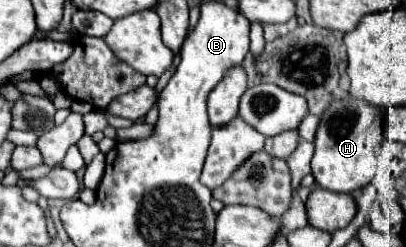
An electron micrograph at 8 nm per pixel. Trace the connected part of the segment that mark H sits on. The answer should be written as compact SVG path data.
M355 97L331 101L323 111L315 133L315 155L311 159L311 171L317 185L337 193L351 193L367 185L375 175L377 147L383 139L383 111L379 107Z

